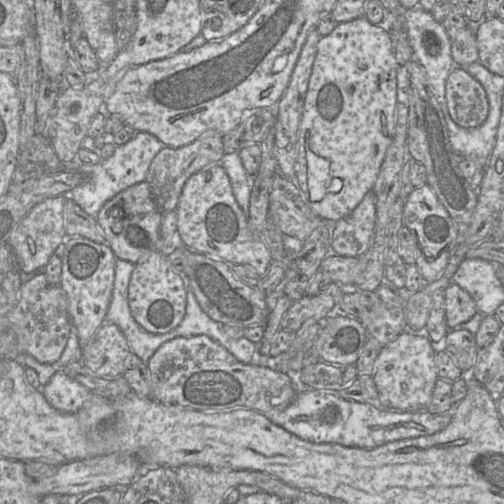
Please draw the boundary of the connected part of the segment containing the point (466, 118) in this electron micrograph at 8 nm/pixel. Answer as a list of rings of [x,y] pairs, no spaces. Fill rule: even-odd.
[[[455,67],[448,76],[446,100],[451,118],[461,127],[476,128],[488,117],[486,91],[463,67]]]

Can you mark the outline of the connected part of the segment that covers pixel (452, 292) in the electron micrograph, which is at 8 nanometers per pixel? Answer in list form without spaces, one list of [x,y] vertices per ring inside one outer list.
[[[454,282],[445,290],[446,322],[450,330],[469,321],[477,312],[471,295]]]

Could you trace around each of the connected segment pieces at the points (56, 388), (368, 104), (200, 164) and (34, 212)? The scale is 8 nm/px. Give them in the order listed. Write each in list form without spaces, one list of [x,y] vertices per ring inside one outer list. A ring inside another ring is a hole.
[[[63,370],[57,371],[49,382],[40,388],[49,405],[62,413],[76,413],[93,394],[88,388],[69,377]]]
[[[359,17],[348,22],[338,23],[334,30],[322,36],[318,42],[317,54],[313,63],[308,84],[304,110],[298,130],[298,154],[295,162],[297,186],[303,192],[303,197],[312,211],[324,221],[336,222],[350,214],[362,201],[364,196],[373,190],[378,178],[386,151],[392,143],[396,126],[397,106],[397,63],[393,52],[391,34],[380,25],[374,25],[365,17]]]
[[[206,131],[190,144],[179,148],[165,146],[151,162],[145,181],[148,183],[152,198],[161,213],[176,209],[183,186],[187,179],[206,166],[220,163],[225,154],[223,136],[216,131]]]
[[[59,195],[47,198],[36,204],[13,230],[9,245],[19,263],[20,270],[31,273],[46,267],[56,248],[67,239],[64,223],[64,202],[66,196]]]

